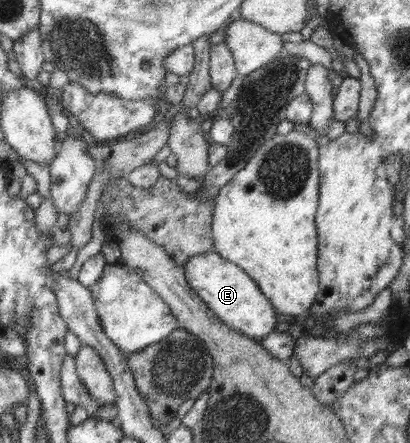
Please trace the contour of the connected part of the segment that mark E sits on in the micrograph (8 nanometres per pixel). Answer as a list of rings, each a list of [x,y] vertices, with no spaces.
[[[211,250],[190,256],[182,267],[191,289],[229,328],[257,340],[275,330],[277,312],[271,301],[261,293],[257,283],[239,265]]]

